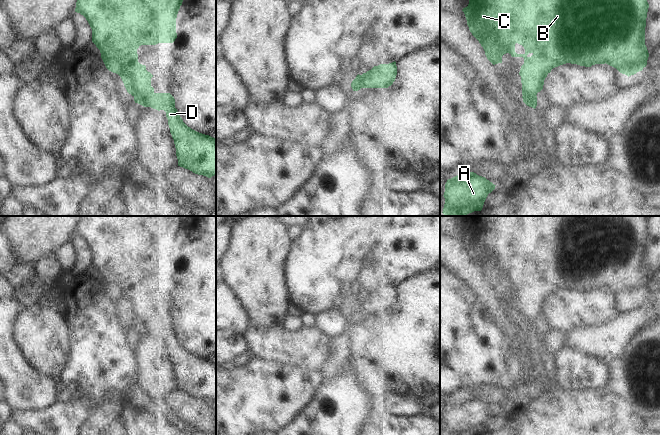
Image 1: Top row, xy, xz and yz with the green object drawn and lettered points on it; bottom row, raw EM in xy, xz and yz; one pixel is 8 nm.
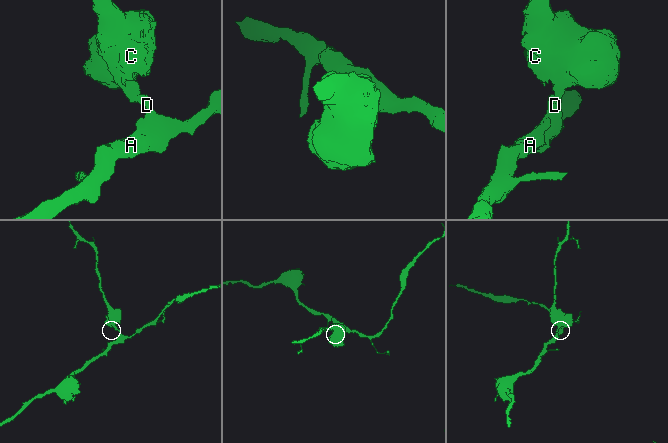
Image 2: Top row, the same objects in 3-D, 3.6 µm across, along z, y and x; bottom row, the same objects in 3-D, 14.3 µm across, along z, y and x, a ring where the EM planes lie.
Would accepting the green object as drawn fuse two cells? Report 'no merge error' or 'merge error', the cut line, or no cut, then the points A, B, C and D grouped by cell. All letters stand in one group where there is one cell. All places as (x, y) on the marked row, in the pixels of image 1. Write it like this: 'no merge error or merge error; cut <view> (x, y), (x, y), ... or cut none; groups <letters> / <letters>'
no merge error; cut none; groups A B C D

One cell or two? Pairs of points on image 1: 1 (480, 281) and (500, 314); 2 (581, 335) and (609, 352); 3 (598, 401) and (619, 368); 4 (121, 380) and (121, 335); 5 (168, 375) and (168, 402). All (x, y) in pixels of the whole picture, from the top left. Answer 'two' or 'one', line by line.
1: one
2: one
3: two
4: one
5: two

